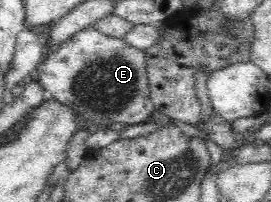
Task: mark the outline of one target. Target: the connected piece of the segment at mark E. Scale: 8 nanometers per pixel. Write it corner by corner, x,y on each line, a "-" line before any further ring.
88,27
79,31
60,49
50,52
38,69
38,82
51,97
66,105
73,105
74,110
82,115
83,121
92,119
101,128
125,127
142,123
150,116
154,106
149,98
148,75
145,70
145,55
140,49
128,45
123,38
114,38

